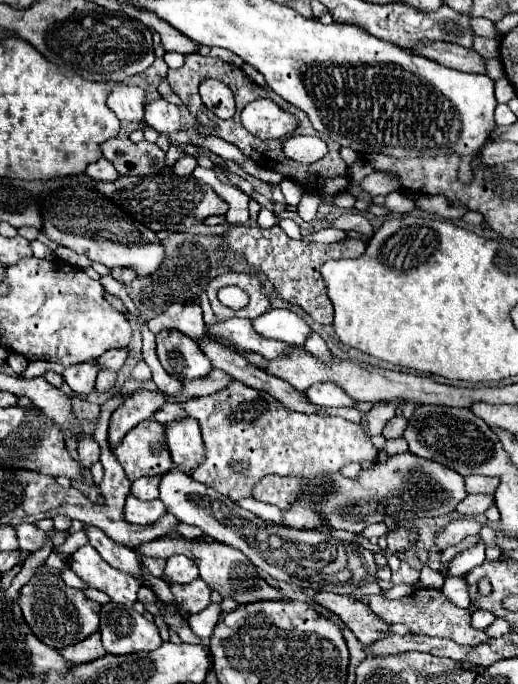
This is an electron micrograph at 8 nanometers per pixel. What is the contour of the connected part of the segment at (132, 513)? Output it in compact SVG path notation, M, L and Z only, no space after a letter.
M132 492L128 494L126 506L124 506L124 518L130 524L154 524L164 512L166 512L166 508L160 500L142 502L136 496L132 496Z

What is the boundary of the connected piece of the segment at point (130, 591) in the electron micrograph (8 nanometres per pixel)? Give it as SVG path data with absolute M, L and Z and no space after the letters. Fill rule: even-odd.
M90 544L82 546L78 552L72 554L70 568L84 582L88 582L90 588L106 592L116 604L132 606L136 602L140 582L134 576L114 570L110 564L106 564Z

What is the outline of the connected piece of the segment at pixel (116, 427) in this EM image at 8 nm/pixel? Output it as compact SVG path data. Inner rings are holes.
M148 390L134 392L110 418L108 428L110 448L120 444L120 438L124 438L138 422L150 418L162 404L164 404L162 392L148 392Z

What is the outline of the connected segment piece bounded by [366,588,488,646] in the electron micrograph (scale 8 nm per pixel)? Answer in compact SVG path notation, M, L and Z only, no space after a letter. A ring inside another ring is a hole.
M420 588L412 592L410 596L404 596L400 600L386 600L382 596L368 596L366 598L368 606L384 620L384 622L402 622L412 628L414 634L424 634L424 636L438 636L438 638L450 638L456 644L468 644L468 646L478 646L484 640L488 640L484 630L476 630L470 626L470 614L462 608L456 608L446 600L446 596L440 590L428 590Z

